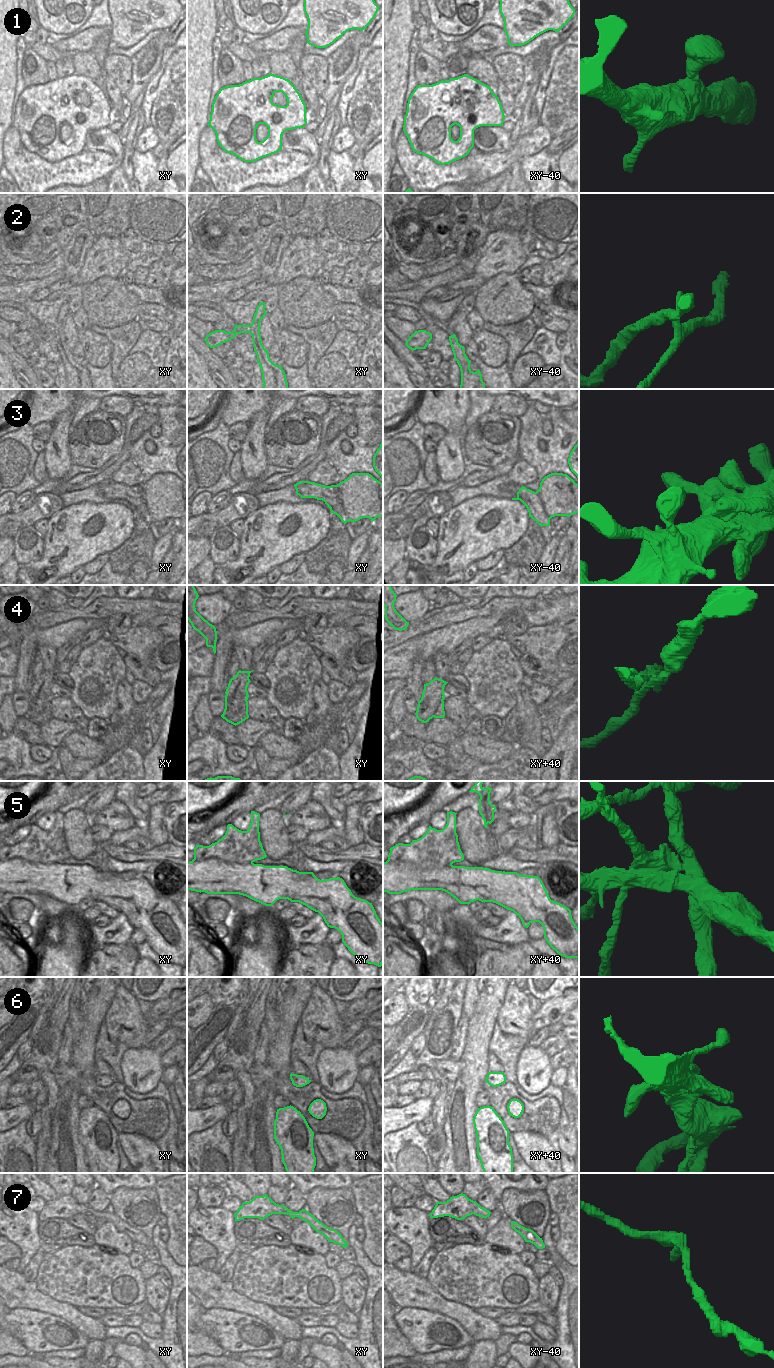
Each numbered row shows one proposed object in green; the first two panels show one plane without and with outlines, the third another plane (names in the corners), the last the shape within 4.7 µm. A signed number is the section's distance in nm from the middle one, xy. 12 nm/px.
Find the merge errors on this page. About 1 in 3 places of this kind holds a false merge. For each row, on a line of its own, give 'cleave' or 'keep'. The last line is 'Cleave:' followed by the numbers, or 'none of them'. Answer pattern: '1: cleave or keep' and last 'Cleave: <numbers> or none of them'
1: keep
2: cleave
3: keep
4: cleave
5: cleave
6: keep
7: keep
Cleave: 2, 4, 5

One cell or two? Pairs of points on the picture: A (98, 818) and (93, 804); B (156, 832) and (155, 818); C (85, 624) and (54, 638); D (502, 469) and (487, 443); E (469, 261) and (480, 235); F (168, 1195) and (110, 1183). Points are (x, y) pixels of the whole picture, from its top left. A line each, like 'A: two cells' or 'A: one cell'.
A: two cells
B: one cell
C: one cell
D: two cells
E: one cell
F: two cells

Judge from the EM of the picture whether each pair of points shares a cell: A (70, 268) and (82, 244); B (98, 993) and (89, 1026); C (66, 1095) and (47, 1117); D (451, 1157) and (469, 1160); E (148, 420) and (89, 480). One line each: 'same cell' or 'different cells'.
A: same cell
B: same cell
C: different cells
D: same cell
E: same cell

